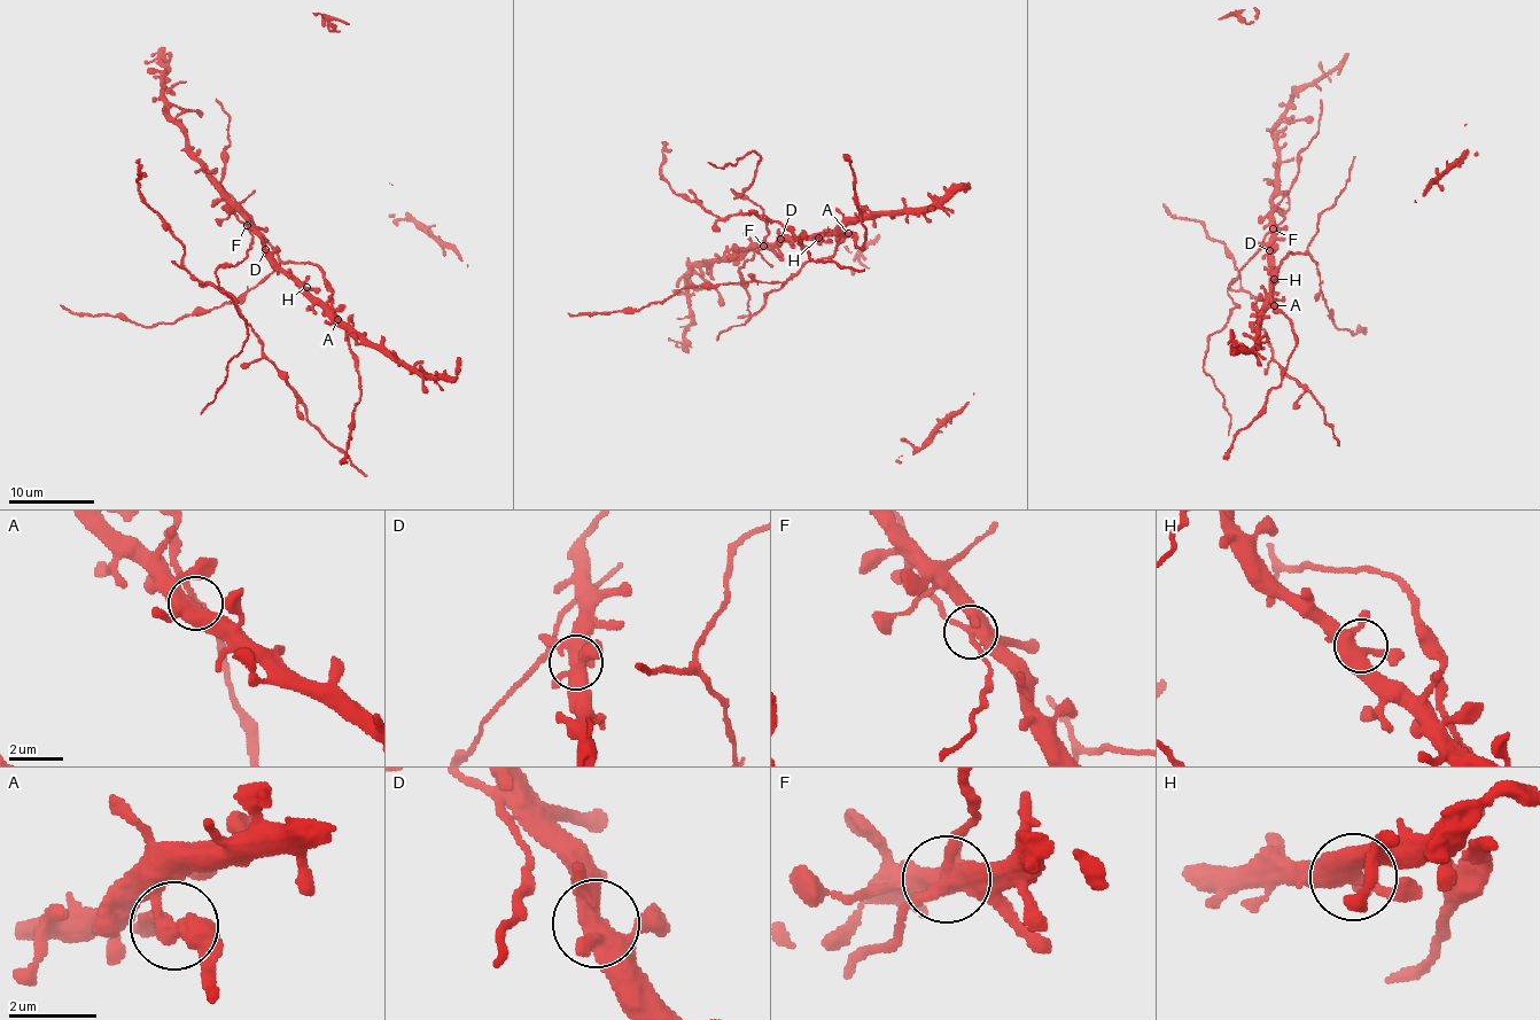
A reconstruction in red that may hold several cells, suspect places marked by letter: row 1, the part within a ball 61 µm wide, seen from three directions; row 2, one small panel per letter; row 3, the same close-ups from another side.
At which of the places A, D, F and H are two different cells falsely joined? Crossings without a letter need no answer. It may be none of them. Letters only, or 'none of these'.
A, F

